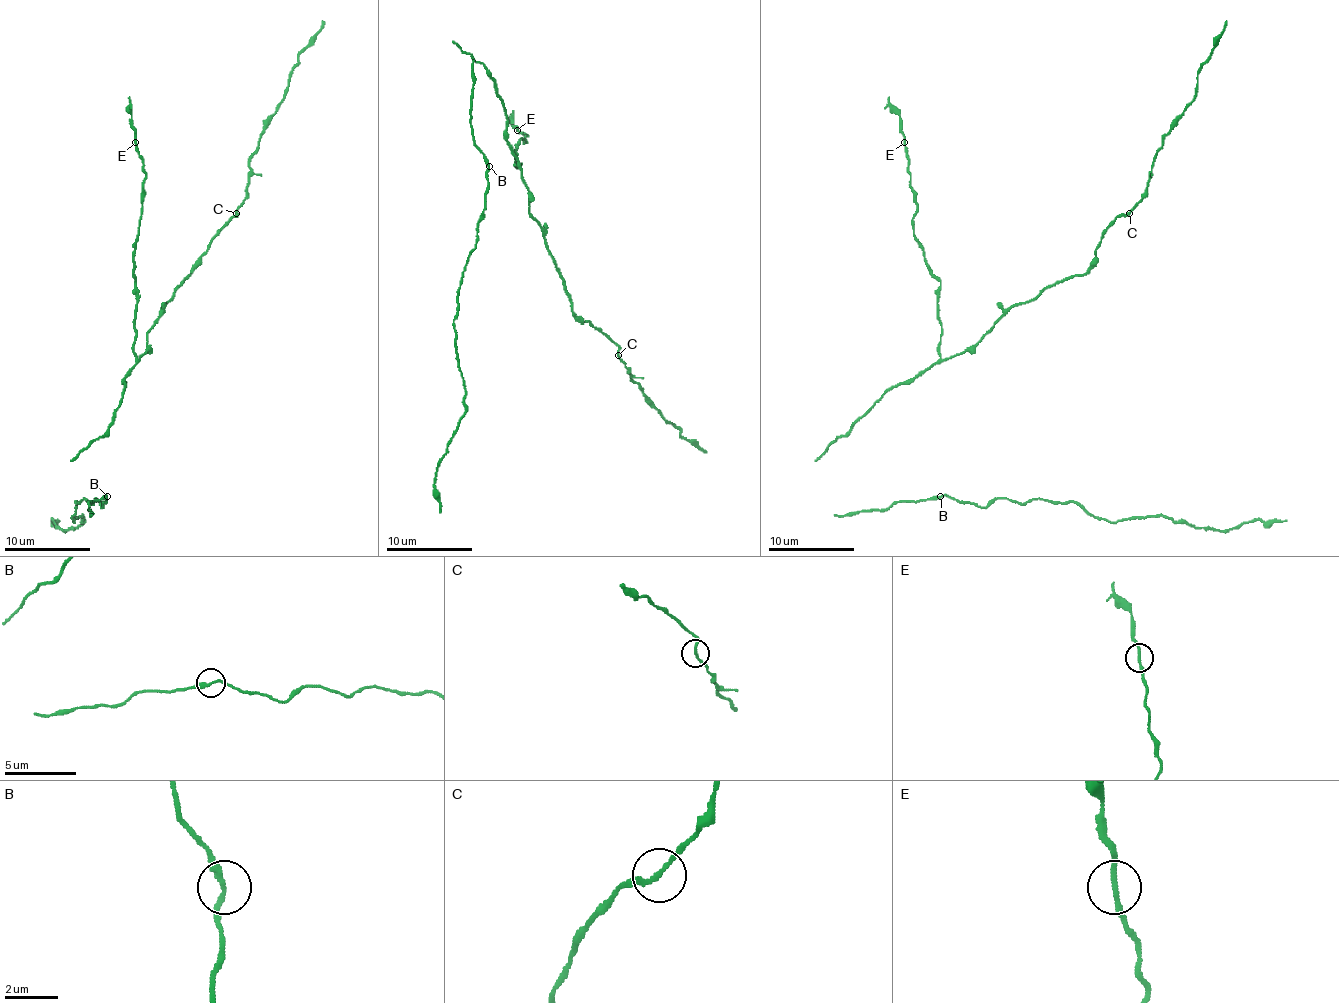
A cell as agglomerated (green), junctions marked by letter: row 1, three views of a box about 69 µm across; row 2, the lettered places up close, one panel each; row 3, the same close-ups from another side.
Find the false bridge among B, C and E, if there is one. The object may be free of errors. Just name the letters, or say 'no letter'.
no letter

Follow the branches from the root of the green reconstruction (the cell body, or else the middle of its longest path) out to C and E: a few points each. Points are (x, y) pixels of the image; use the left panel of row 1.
C: (111, 421), (124, 391), (124, 378), (146, 352), (148, 331), (163, 305), (236, 213)
E: (111, 421), (124, 391), (124, 378), (137, 358), (133, 350), (137, 305), (133, 258), (146, 172), (135, 142)

